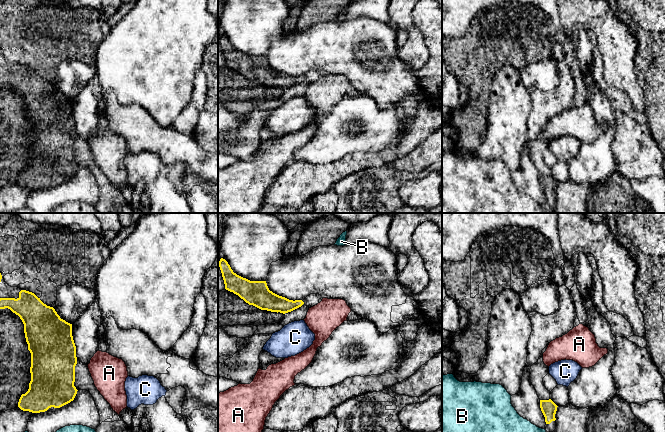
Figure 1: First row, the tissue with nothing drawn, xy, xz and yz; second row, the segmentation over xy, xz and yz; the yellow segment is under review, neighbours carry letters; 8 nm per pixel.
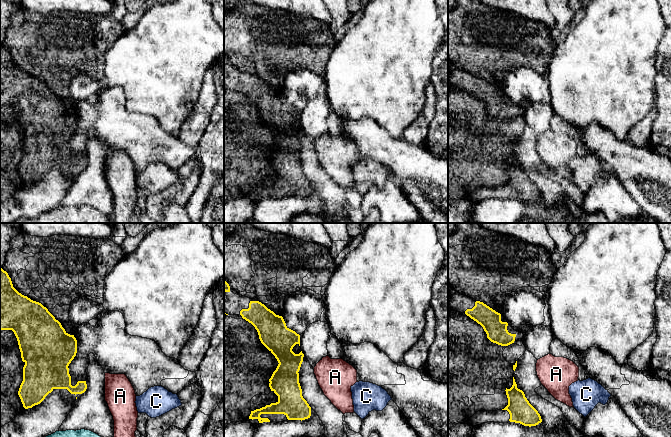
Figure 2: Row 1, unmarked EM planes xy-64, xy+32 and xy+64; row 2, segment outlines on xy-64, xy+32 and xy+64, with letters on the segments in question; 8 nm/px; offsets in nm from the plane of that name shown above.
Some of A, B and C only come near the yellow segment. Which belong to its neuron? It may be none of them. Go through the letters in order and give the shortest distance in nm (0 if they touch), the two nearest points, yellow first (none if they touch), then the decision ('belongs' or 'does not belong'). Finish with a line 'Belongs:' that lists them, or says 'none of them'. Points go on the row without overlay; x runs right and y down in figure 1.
A: 60 nm apart; from yellow across xz (303, 79), (309, 84); does not belong
B: 50 nm apart; from yellow across yz (546, 199), (544, 205); does not belong
C: 90 nm apart; from yellow across xz (290, 87), (294, 97); does not belong
Belongs: none of them

